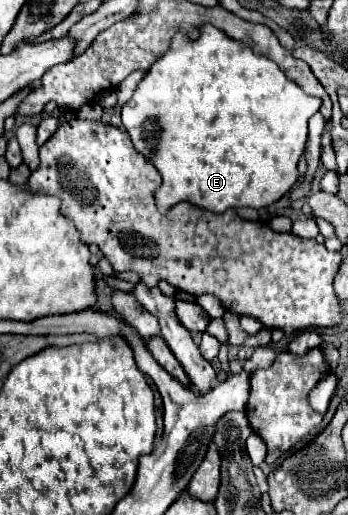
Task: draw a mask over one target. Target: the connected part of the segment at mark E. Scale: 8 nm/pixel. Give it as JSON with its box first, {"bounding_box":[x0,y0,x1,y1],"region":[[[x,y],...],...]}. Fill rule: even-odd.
{"bounding_box":[121,24,319,214],"region":[[[203,24],[199,26],[199,36],[195,40],[191,40],[187,36],[185,30],[179,30],[169,48],[151,64],[151,68],[147,70],[147,74],[143,76],[143,80],[139,82],[137,90],[133,92],[131,100],[123,106],[121,110],[121,118],[123,118],[123,126],[131,136],[131,142],[135,144],[135,150],[145,156],[161,174],[163,184],[161,188],[155,192],[155,202],[159,206],[161,212],[165,212],[167,208],[171,208],[173,204],[181,202],[181,200],[189,200],[195,206],[203,206],[209,212],[221,214],[227,208],[241,208],[241,206],[249,206],[249,208],[265,208],[269,204],[273,204],[275,200],[279,200],[295,182],[297,182],[297,162],[303,156],[305,150],[305,142],[307,142],[307,120],[319,110],[319,98],[313,98],[309,94],[305,94],[297,84],[293,84],[293,80],[287,78],[287,74],[267,56],[255,54],[251,52],[253,48],[249,48],[247,44],[229,38],[225,32],[221,32],[219,28],[211,26],[211,24]]]}

